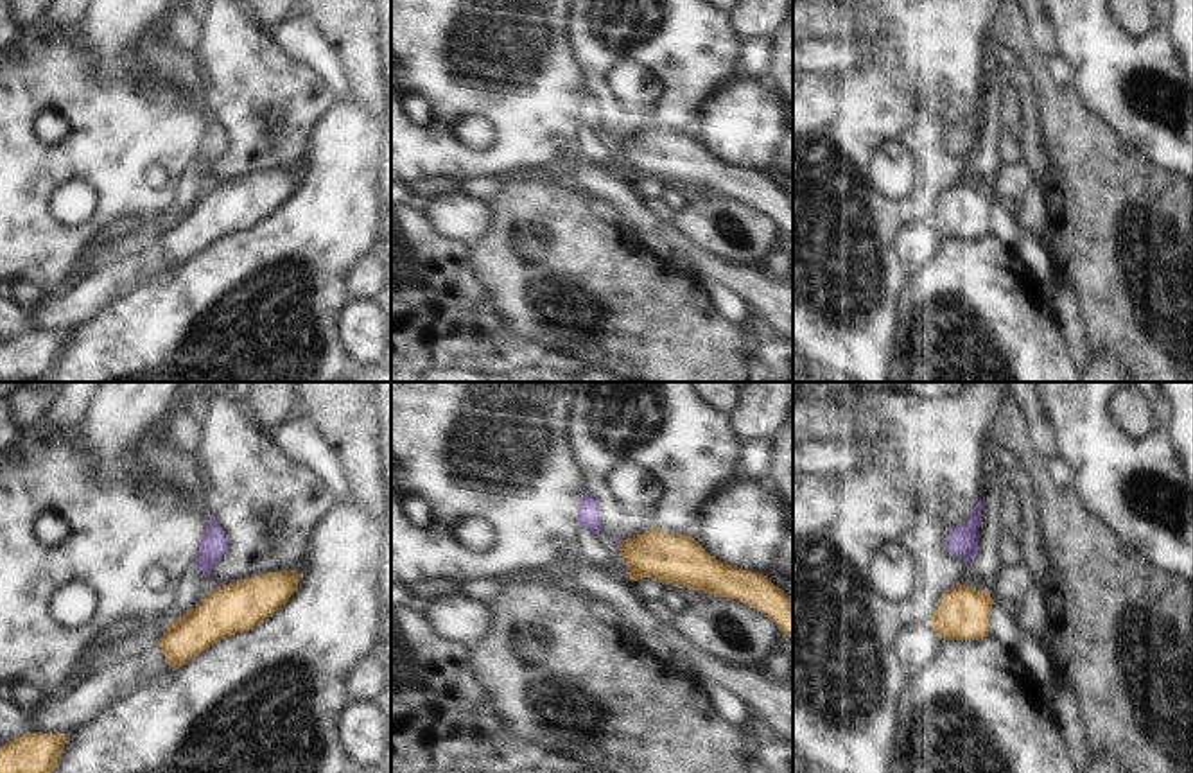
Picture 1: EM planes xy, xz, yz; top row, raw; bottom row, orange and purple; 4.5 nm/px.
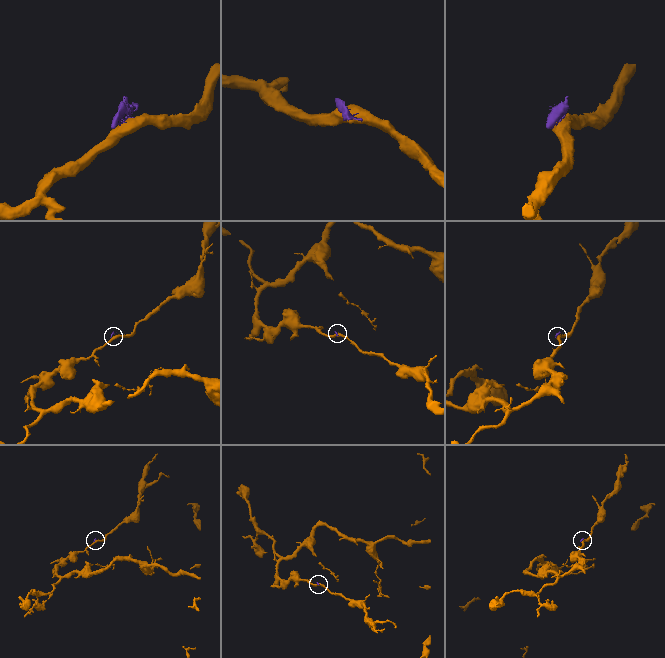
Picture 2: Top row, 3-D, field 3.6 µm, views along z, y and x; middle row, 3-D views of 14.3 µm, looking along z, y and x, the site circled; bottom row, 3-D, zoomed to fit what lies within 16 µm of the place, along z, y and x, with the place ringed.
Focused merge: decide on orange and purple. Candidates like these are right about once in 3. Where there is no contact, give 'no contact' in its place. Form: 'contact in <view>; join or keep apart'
contact in xy; keep apart

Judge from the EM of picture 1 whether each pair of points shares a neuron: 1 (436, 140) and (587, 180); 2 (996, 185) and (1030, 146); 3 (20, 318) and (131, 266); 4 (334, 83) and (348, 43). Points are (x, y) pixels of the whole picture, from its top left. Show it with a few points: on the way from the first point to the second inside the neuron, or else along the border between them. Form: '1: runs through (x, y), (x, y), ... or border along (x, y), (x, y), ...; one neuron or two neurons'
1: border along (583, 160), (564, 169); two neurons
2: border along (1023, 160), (1037, 183); two neurons
3: runs through (47, 316), (63, 314), (104, 284); one neuron
4: border along (318, 27), (334, 49), (350, 88); two neurons

